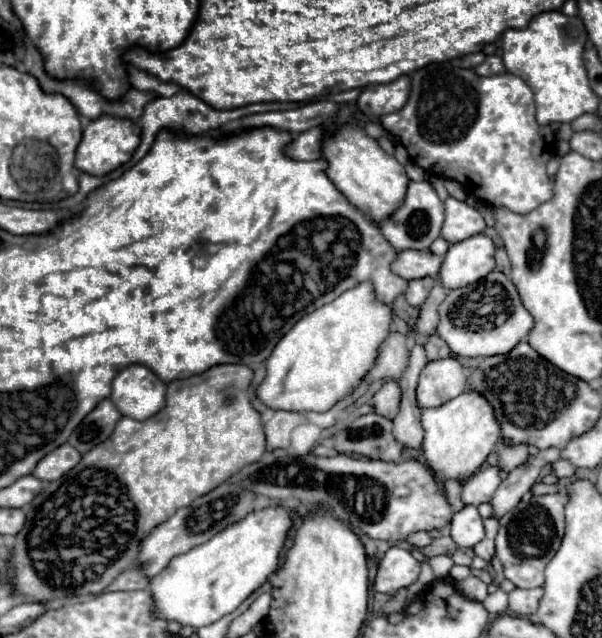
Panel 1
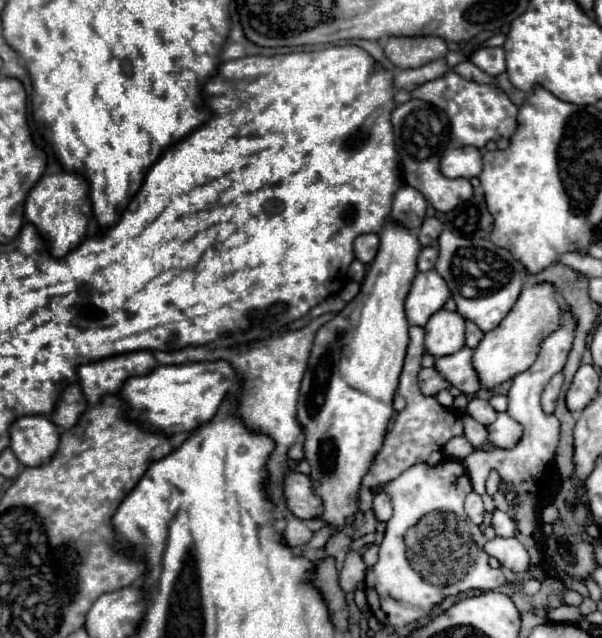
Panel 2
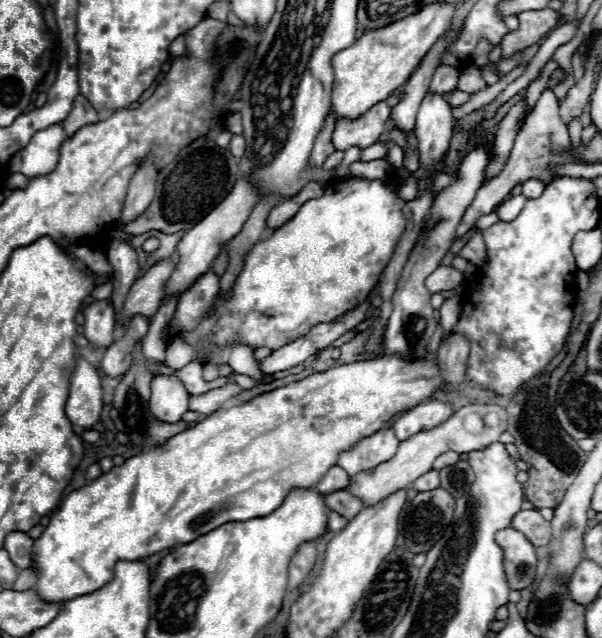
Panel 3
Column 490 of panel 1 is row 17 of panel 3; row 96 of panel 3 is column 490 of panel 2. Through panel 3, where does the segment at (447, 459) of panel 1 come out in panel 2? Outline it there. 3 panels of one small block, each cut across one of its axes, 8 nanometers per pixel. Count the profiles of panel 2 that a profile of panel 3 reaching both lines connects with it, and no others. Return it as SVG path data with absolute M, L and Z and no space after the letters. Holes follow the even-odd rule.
M542 282L542 284L522 288L520 298L516 300L508 316L500 322L498 328L494 328L492 332L486 332L482 342L474 348L472 364L474 364L474 370L478 372L478 380L482 382L482 386L494 388L496 384L528 370L540 352L542 340L560 328L562 310L564 310L562 298L552 284Z

